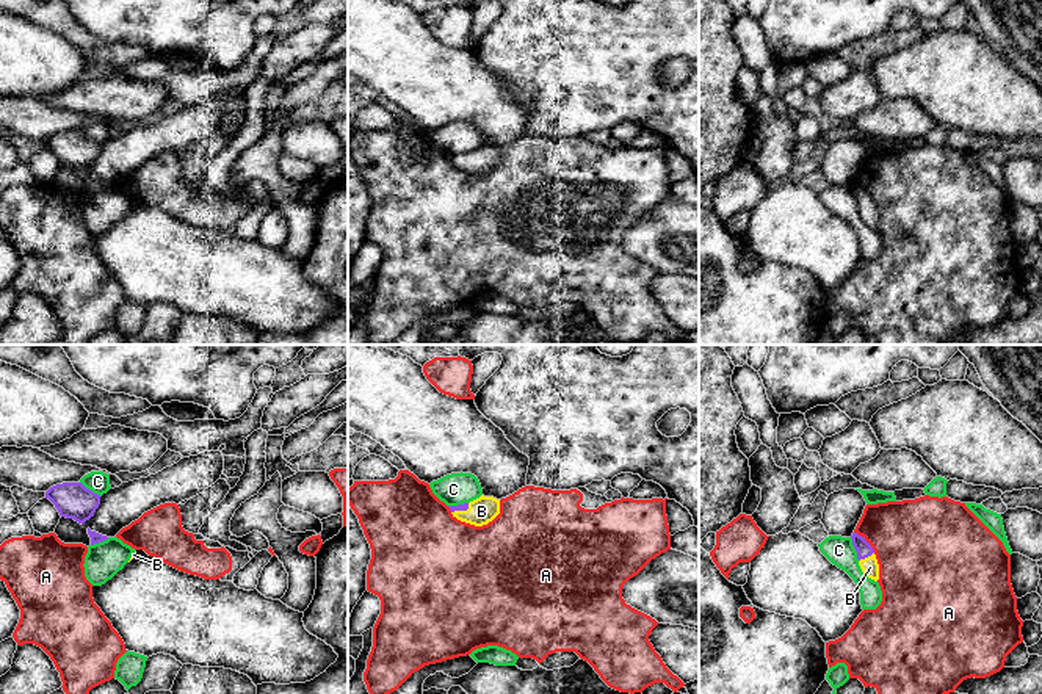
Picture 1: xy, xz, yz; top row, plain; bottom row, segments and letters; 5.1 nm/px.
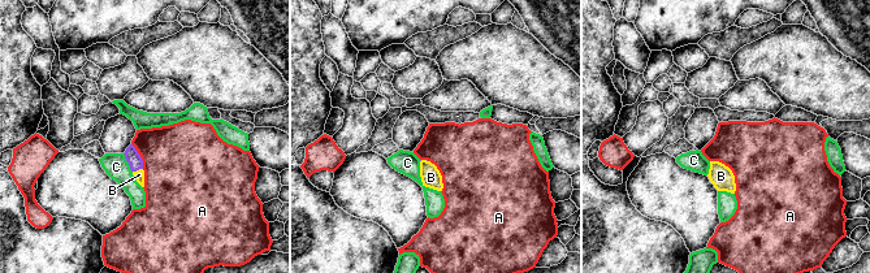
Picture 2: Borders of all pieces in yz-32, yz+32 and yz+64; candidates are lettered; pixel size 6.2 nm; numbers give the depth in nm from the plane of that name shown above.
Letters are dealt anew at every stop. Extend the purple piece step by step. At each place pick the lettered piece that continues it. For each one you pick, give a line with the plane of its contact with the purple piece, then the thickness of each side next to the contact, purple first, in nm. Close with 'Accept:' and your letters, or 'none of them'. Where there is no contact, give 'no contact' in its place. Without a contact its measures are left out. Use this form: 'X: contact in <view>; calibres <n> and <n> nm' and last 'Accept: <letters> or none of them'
B: contact in yz; calibres 80 and 90 nm
Accept: B

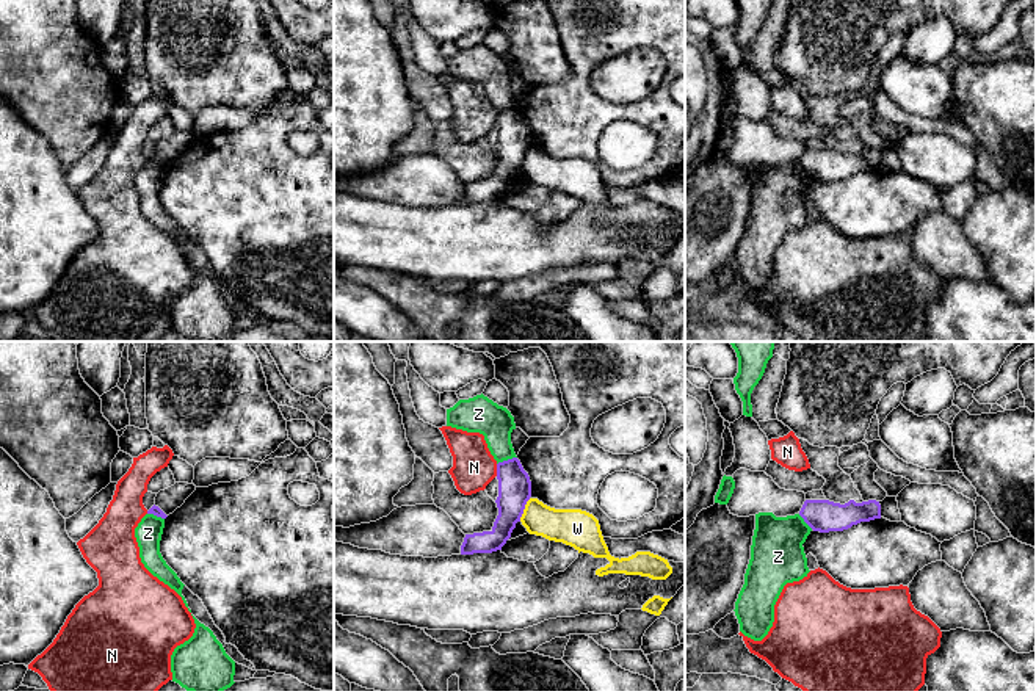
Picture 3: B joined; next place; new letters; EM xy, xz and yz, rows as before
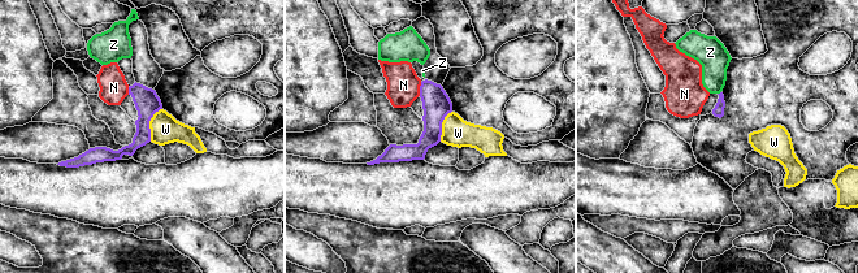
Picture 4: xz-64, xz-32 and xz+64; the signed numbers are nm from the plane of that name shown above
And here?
Accept: none of them

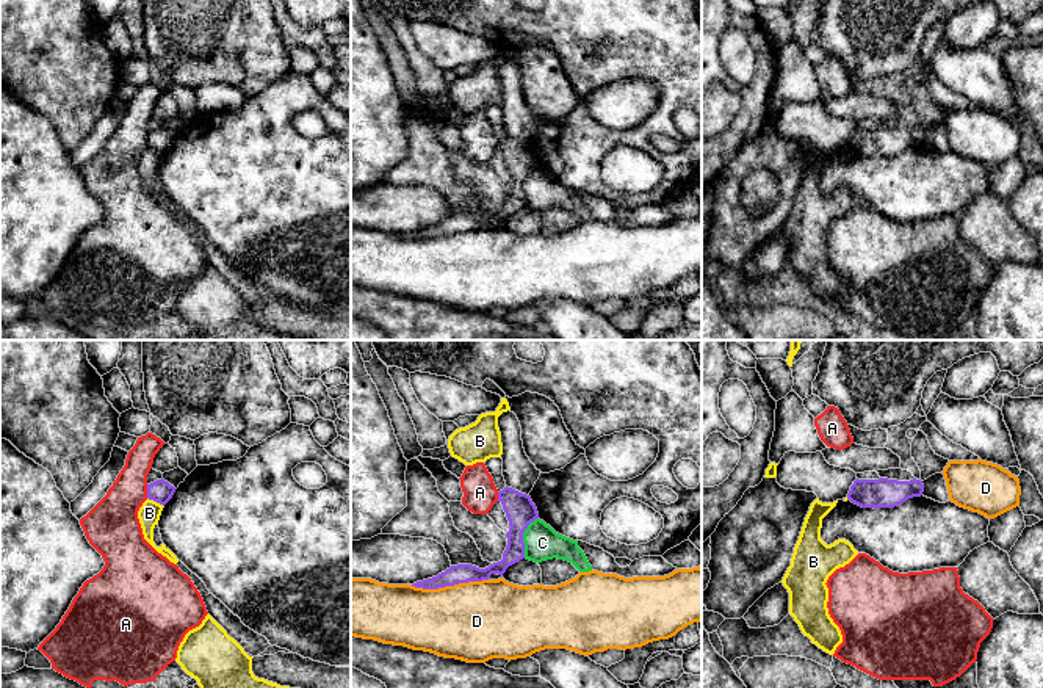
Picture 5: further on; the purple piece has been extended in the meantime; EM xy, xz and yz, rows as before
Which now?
Accept: none of them

